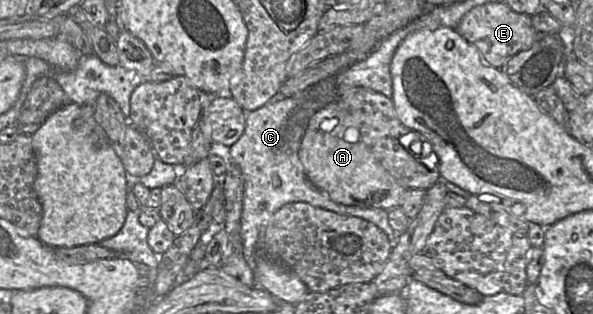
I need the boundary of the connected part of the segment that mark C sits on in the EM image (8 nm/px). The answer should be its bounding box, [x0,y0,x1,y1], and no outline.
[225,92,400,271]

